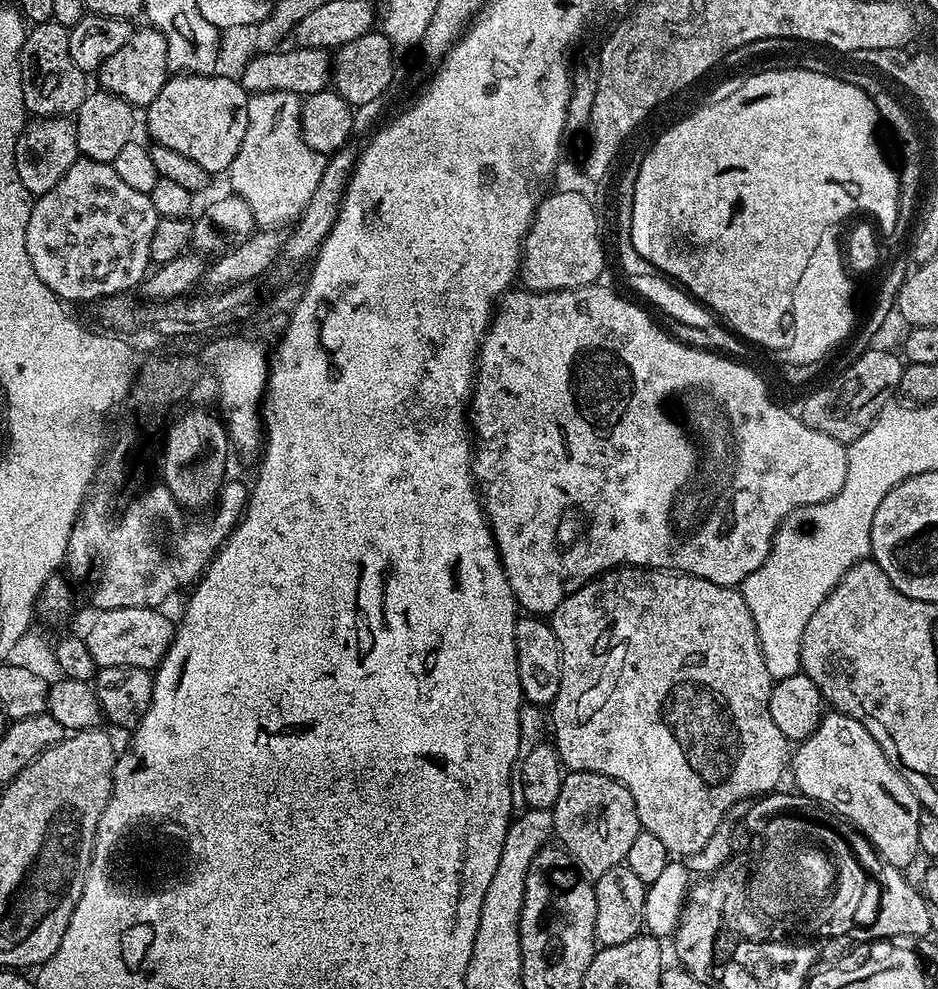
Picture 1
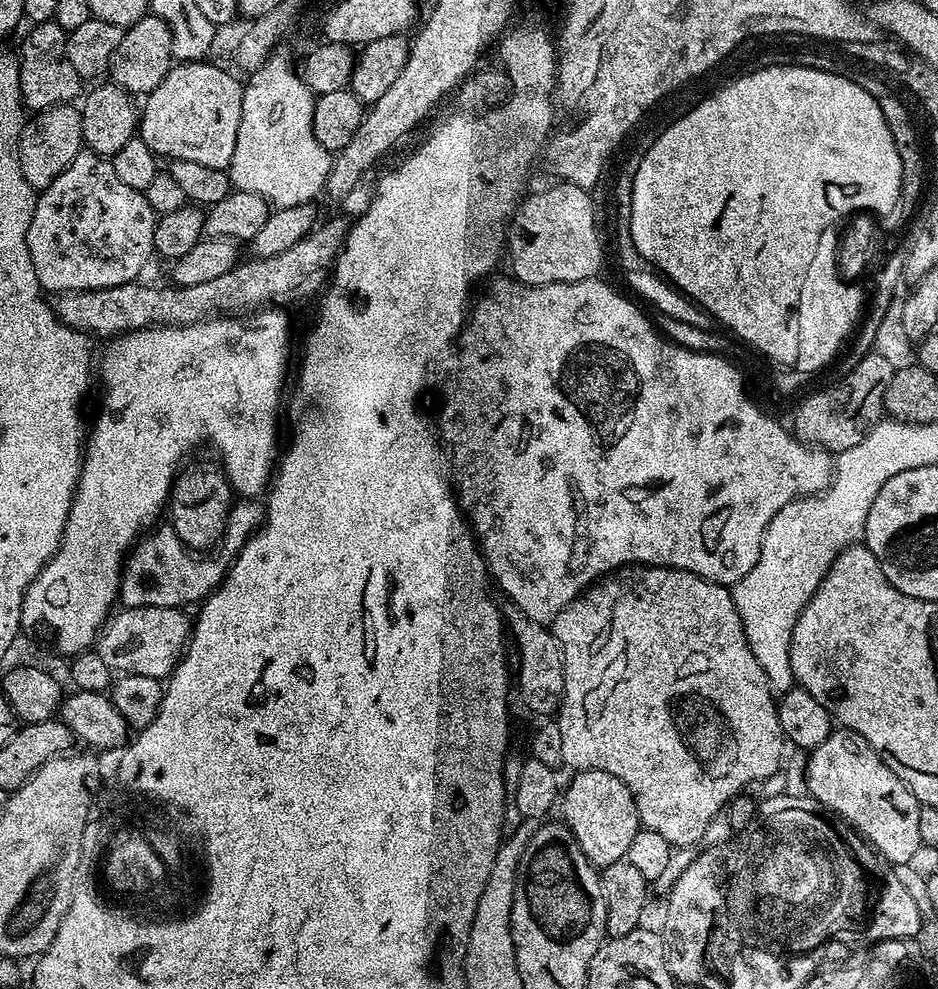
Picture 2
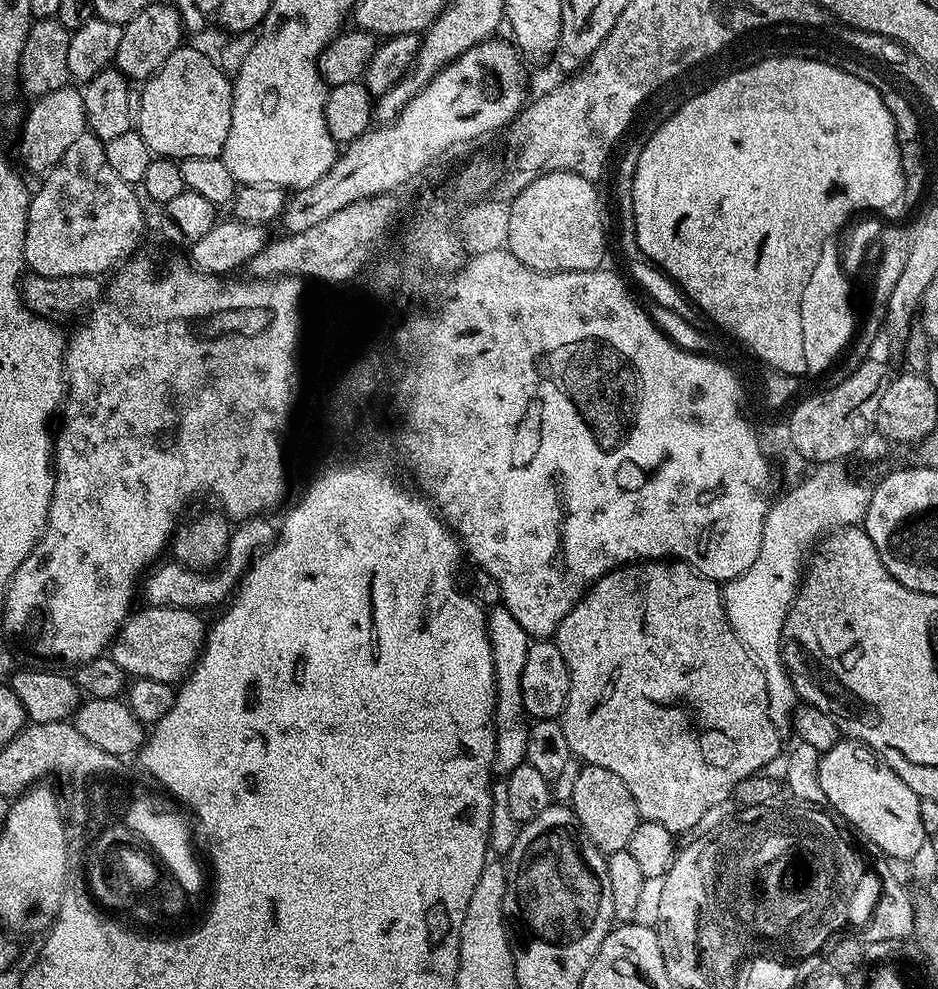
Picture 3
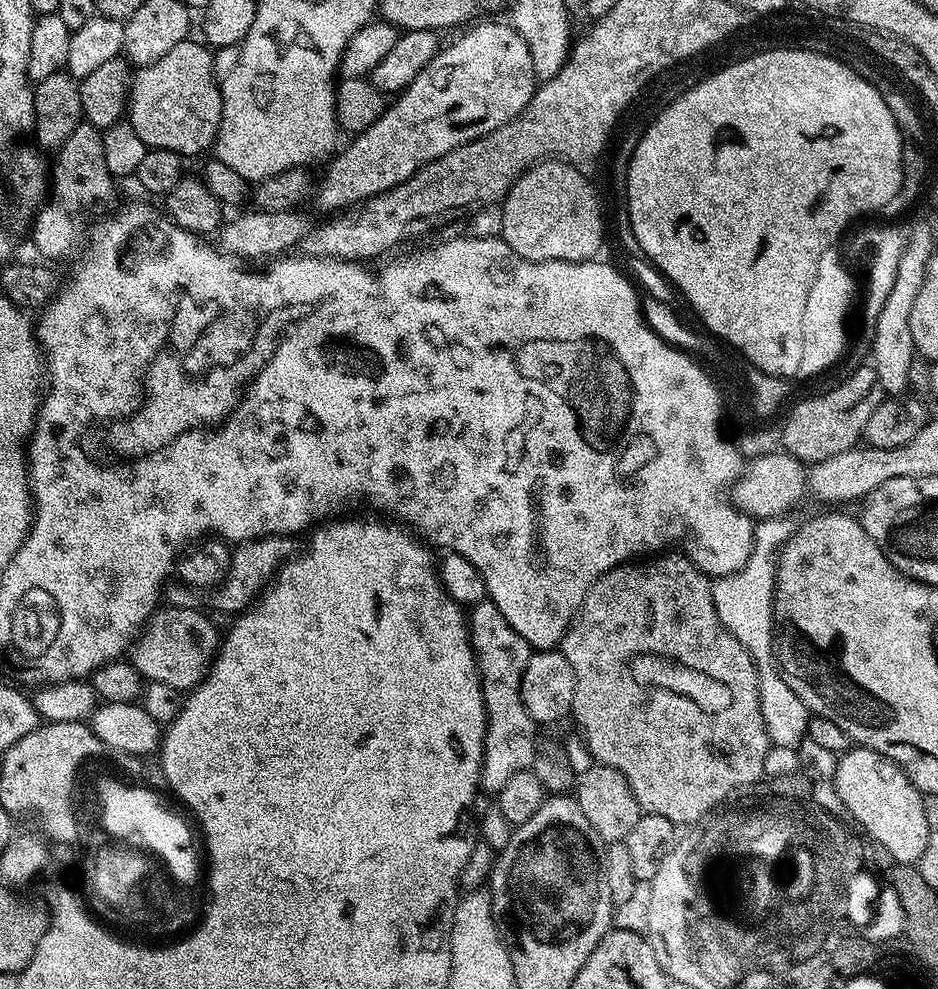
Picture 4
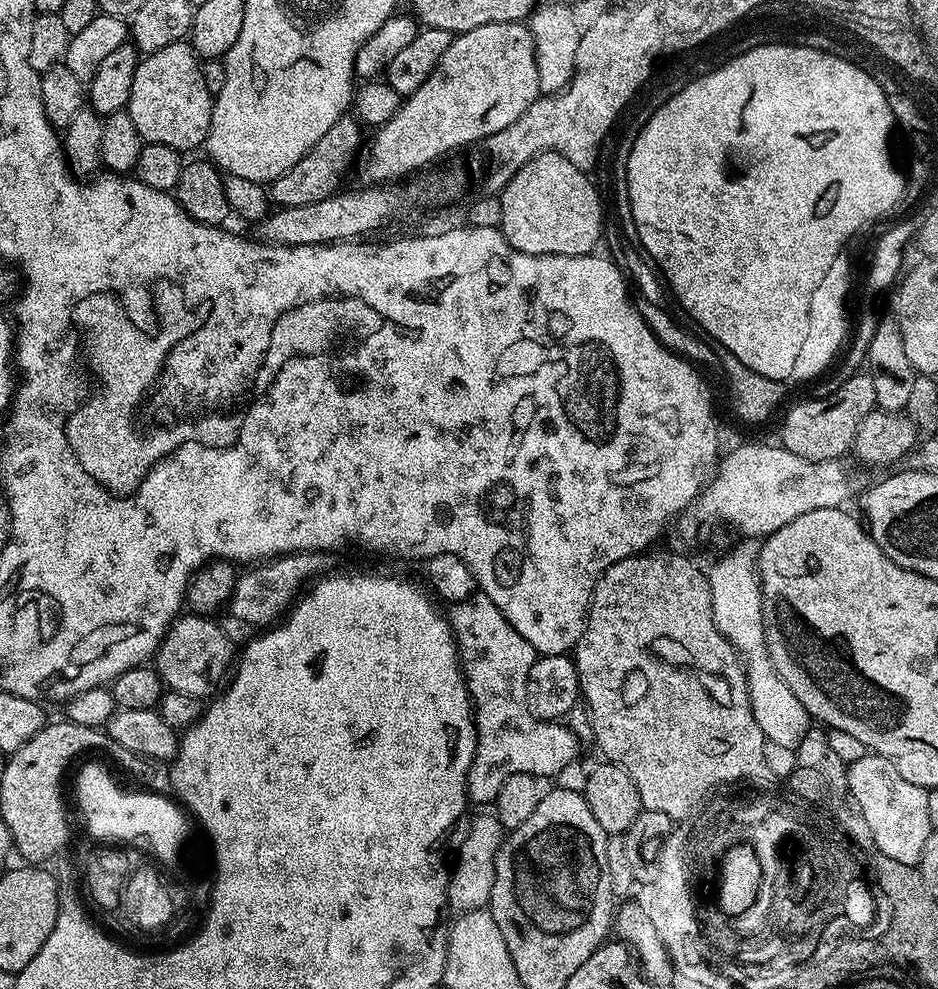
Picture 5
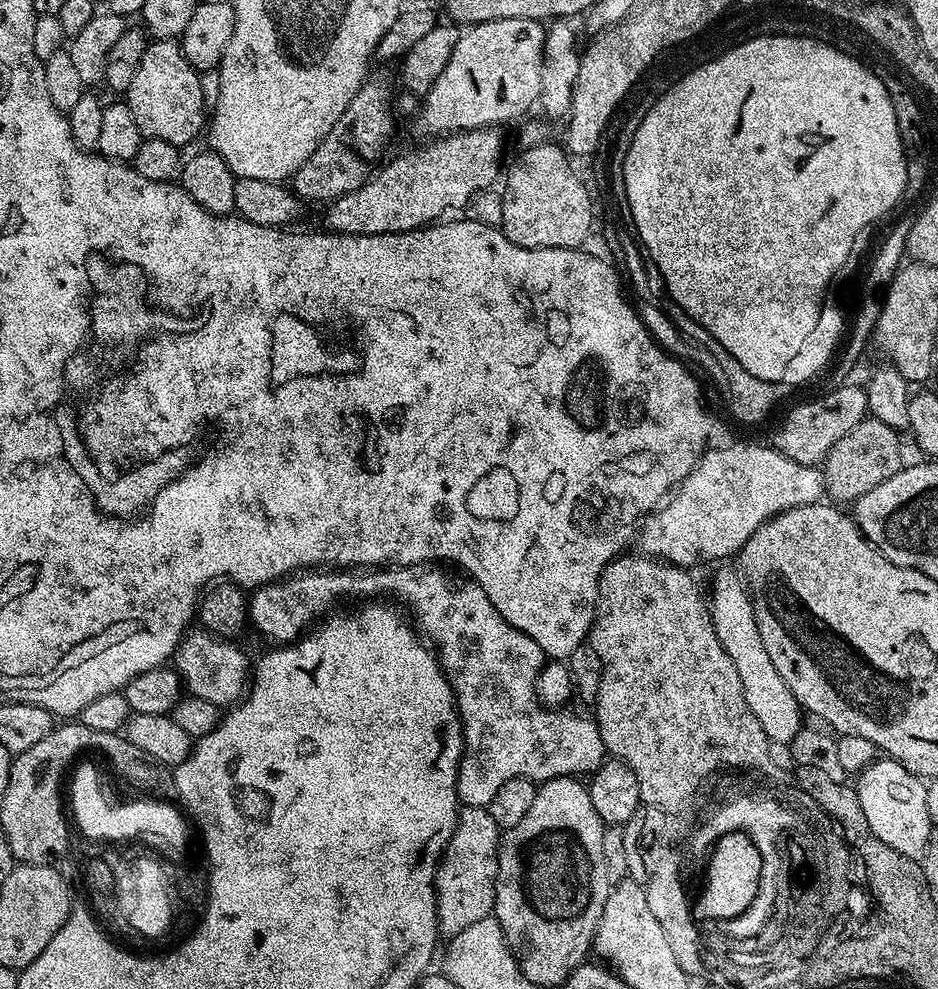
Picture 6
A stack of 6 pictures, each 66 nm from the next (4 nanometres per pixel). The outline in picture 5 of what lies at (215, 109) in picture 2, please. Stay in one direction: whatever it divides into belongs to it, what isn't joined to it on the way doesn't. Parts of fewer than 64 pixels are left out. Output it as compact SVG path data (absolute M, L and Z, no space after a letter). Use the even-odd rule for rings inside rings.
M179 40L170 46L162 46L162 50L147 53L141 59L140 65L134 70L134 86L130 86L130 98L128 99L128 107L126 111L130 114L130 118L134 122L134 126L138 126L138 134L145 144L161 144L162 146L174 146L182 154L188 154L191 148L196 148L205 143L208 139L208 131L210 130L210 122L212 121L212 101L214 93L206 86L206 78L202 78L202 60L197 56L196 51L192 49L191 43Z

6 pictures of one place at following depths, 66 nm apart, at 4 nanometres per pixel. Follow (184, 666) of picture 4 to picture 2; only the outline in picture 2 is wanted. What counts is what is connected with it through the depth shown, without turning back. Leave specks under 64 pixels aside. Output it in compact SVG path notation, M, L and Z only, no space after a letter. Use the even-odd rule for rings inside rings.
M162 606L124 608L118 612L100 629L94 645L94 650L102 658L102 662L106 662L110 670L115 669L120 674L146 674L146 678L158 681L171 676L192 635L190 616L187 616L189 613Z

